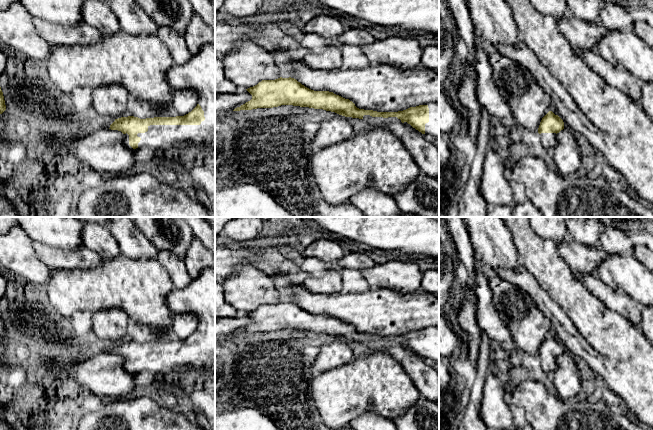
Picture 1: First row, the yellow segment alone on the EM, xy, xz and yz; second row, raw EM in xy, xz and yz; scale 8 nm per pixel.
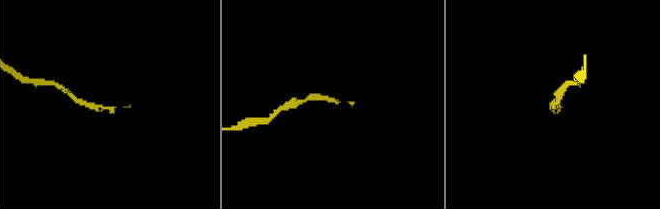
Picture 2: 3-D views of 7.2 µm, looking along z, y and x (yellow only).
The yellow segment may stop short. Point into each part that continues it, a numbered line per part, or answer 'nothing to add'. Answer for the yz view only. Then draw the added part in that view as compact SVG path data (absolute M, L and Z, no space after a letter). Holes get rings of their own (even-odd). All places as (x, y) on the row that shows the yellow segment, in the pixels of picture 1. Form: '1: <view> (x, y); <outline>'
1: yz (548, 140); M541 133L541 144L542 146L552 151L557 145L557 134L556 133Z

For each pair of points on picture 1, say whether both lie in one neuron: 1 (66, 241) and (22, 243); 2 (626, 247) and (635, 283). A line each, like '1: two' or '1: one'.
1: two
2: two

